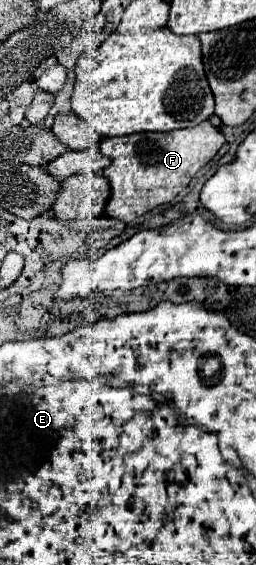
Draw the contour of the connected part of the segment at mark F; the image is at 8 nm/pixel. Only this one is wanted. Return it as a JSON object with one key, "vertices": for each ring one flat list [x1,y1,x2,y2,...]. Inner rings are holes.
{"vertices":[[210,121,168,133,132,133,128,137,102,139,100,151,112,159,112,163,104,169,110,183,110,199,104,213,112,219,130,223,132,219,170,203,182,189,188,187,198,169,206,165,222,145,224,135]]}

